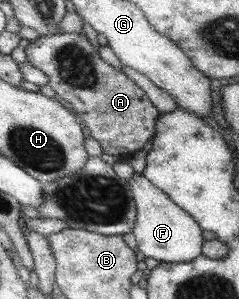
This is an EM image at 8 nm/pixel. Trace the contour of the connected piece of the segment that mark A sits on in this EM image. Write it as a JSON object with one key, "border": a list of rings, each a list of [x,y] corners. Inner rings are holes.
{"border":[[[66,32],[38,37],[26,46],[25,53],[28,62],[48,76],[48,85],[57,94],[57,98],[77,115],[78,120],[86,124],[87,136],[98,140],[104,153],[126,160],[138,150],[143,150],[144,144],[157,136],[156,122],[160,116],[158,108],[153,105],[152,100],[148,100],[149,96],[146,96],[145,91],[125,71],[110,65],[98,54],[86,35]]]}

